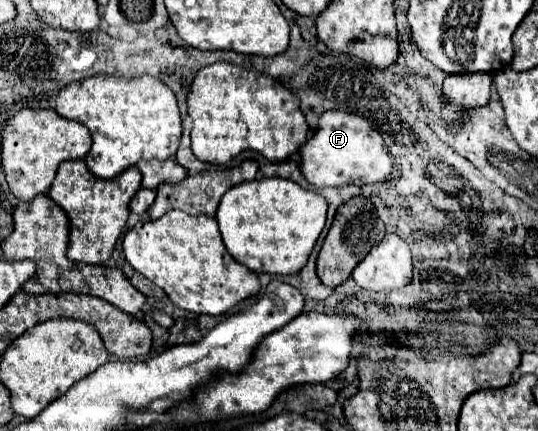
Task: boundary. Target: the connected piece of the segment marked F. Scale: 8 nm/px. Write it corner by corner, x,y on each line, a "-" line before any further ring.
325,111
319,117
315,135
303,145
299,153
305,179
317,189
343,185
375,185
387,181
393,171
393,159
385,147
383,137
367,119
347,111

